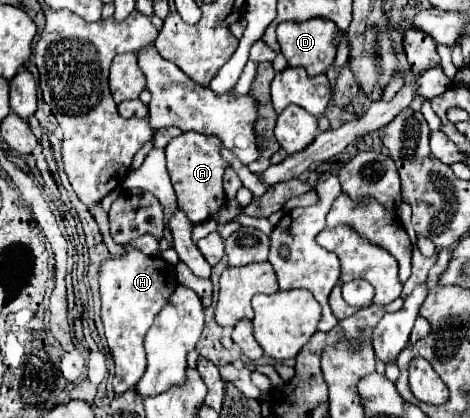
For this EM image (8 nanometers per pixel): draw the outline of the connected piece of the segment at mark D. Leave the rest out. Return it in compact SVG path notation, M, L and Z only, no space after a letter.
M327 18L281 22L277 40L289 66L303 66L309 76L323 74L335 60L335 24Z

